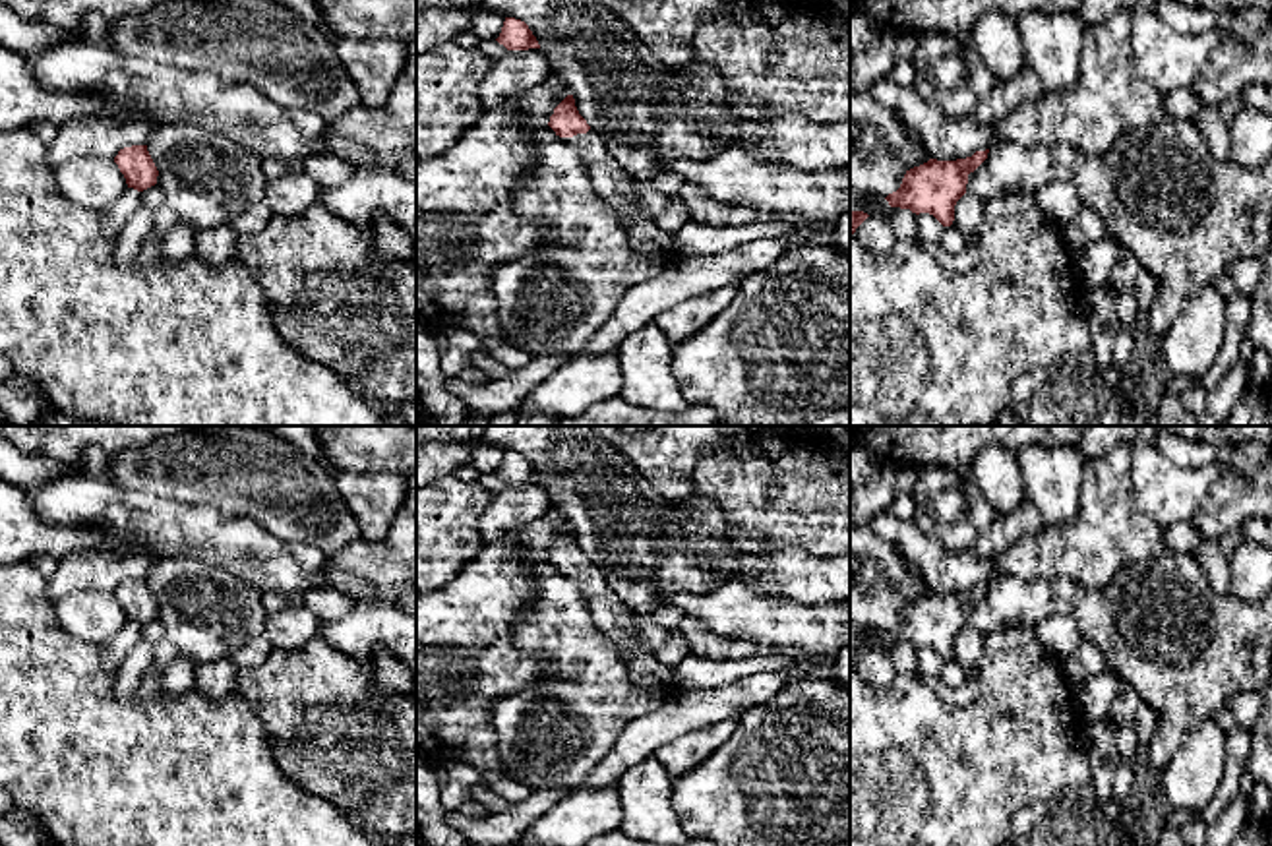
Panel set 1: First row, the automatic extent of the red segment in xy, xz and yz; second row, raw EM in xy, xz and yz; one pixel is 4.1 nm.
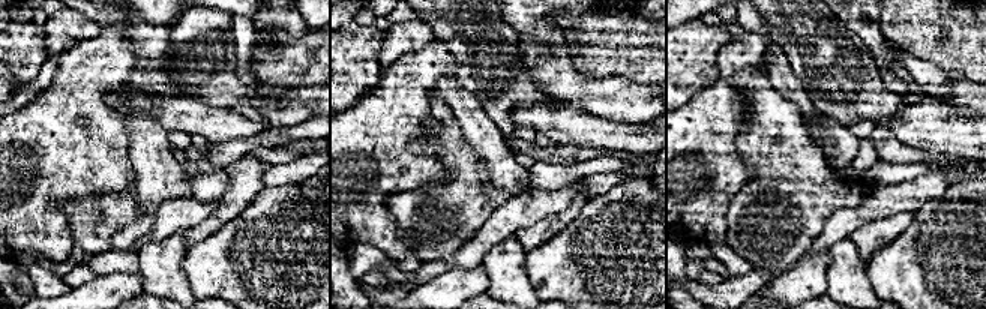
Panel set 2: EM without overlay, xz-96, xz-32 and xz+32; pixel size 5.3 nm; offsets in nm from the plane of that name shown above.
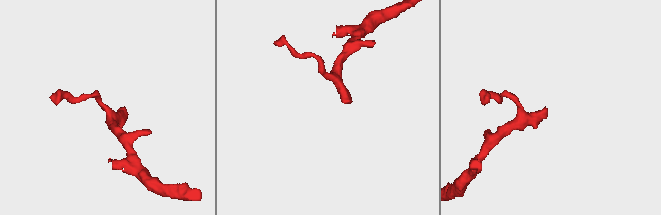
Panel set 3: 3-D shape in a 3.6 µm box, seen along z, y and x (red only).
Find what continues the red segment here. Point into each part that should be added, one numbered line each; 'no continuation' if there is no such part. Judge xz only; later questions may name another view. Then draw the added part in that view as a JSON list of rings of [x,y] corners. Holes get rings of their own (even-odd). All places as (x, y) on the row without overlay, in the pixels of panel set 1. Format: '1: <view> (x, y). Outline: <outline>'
1: xz (614, 620). Outline: [[[589,563],[561,571],[561,575],[577,585],[592,623],[616,647],[631,683],[649,693],[672,693],[672,670],[641,647],[633,627],[633,612],[612,590],[600,567]]]

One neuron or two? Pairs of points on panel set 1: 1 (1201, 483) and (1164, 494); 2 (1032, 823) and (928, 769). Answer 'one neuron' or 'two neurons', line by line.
1: one neuron
2: two neurons

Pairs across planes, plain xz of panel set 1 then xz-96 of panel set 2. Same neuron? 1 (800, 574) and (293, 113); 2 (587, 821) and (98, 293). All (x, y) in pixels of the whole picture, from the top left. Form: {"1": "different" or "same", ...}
{"1": "same", "2": "same"}

